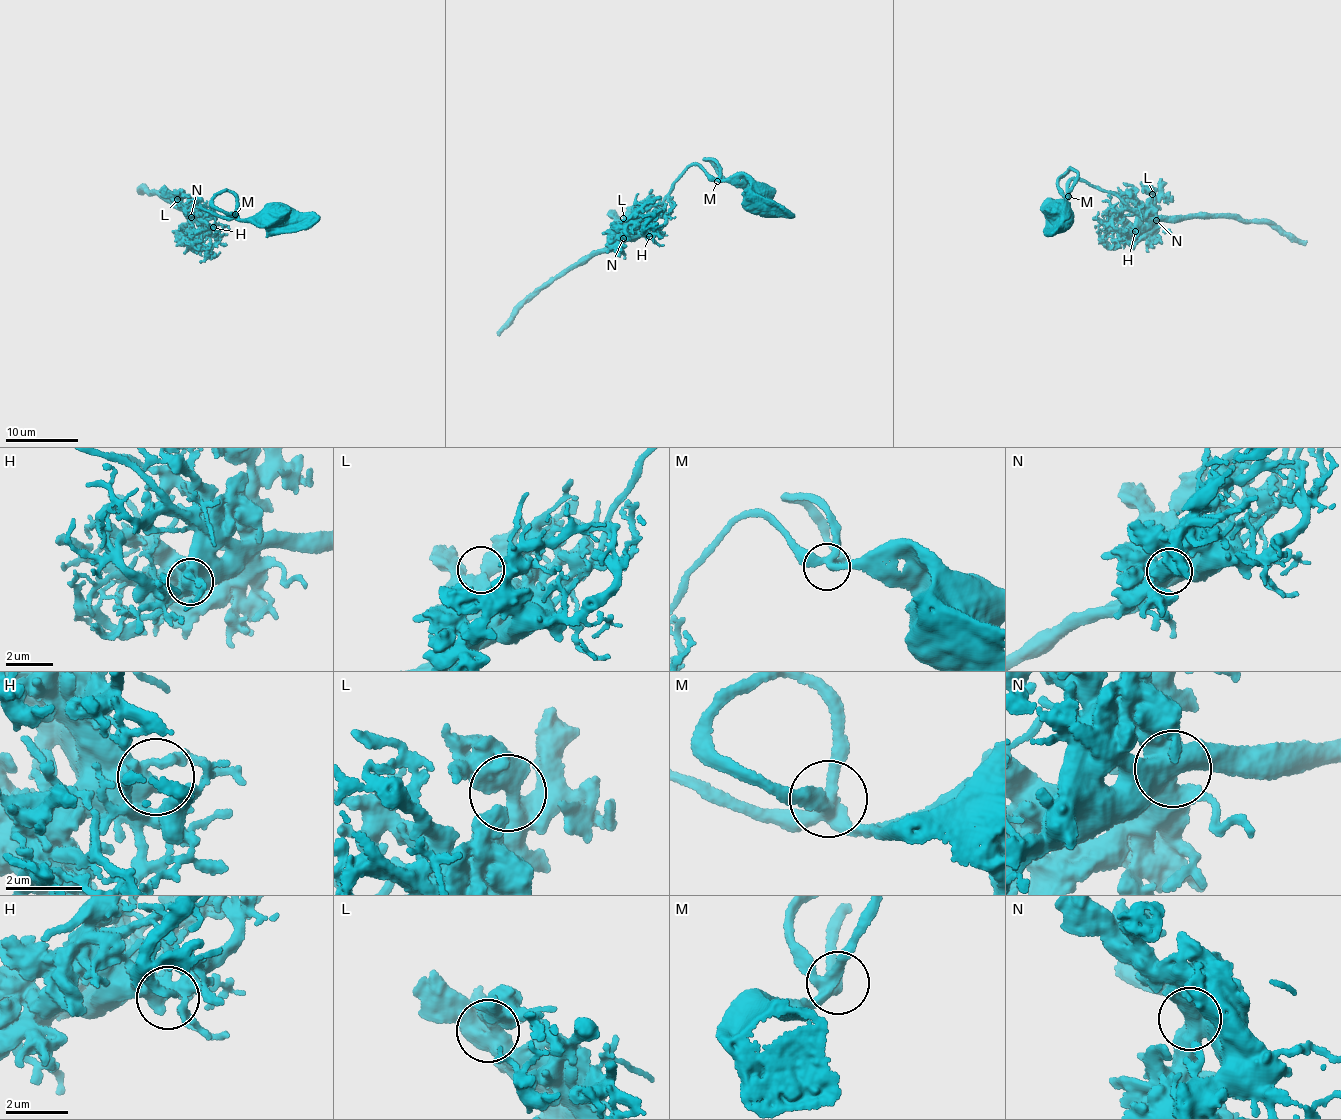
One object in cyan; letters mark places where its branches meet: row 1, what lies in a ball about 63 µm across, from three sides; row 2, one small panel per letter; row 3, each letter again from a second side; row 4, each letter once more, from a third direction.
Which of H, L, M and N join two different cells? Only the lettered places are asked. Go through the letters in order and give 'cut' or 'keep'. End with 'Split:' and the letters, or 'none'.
H: keep
L: keep
M: keep
N: keep
Split: none

